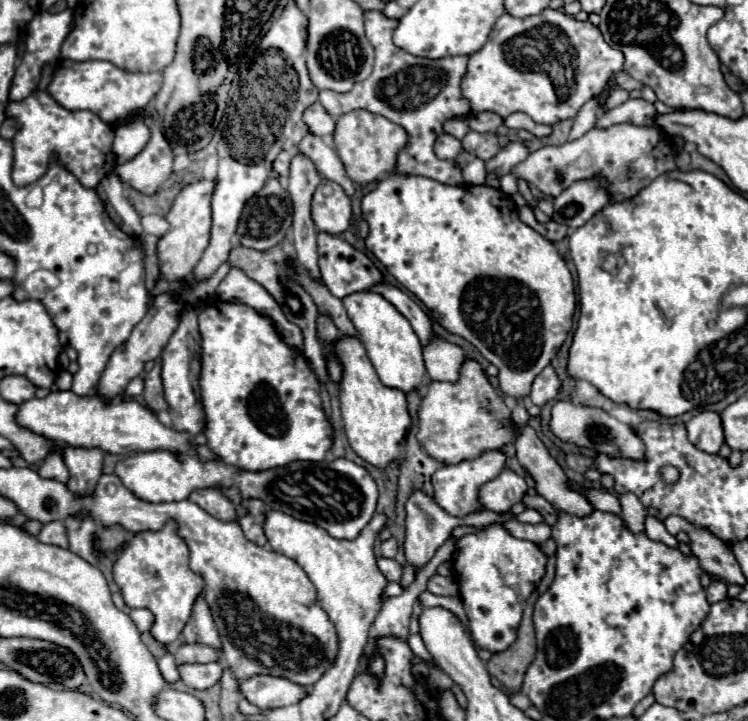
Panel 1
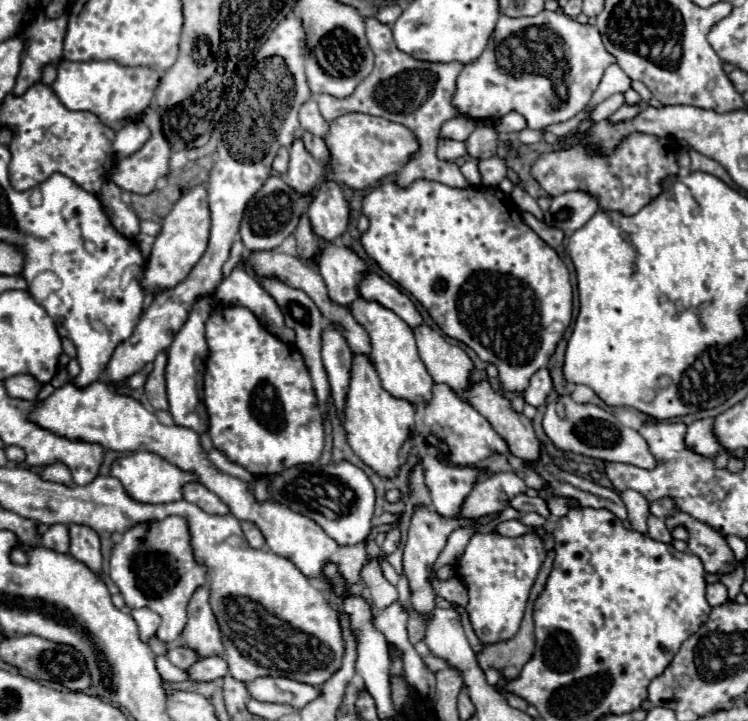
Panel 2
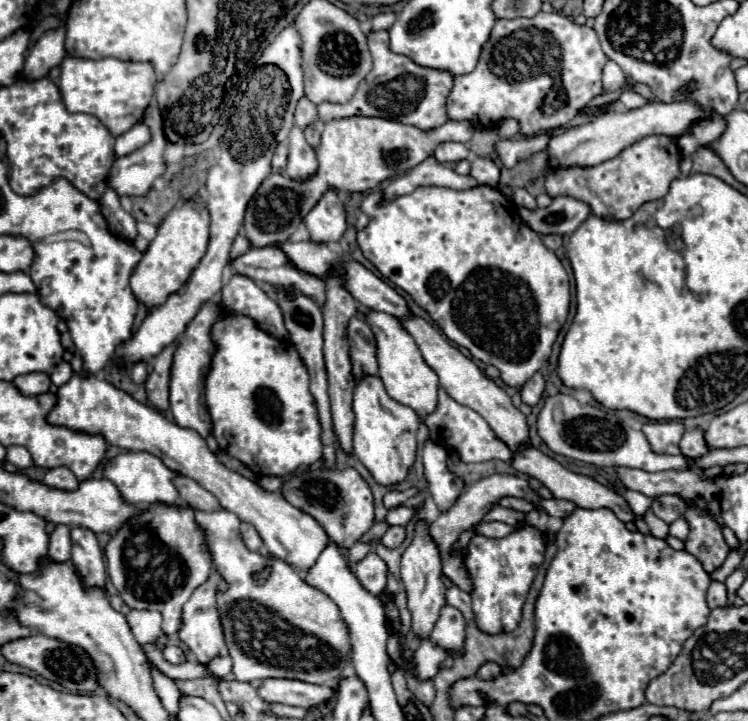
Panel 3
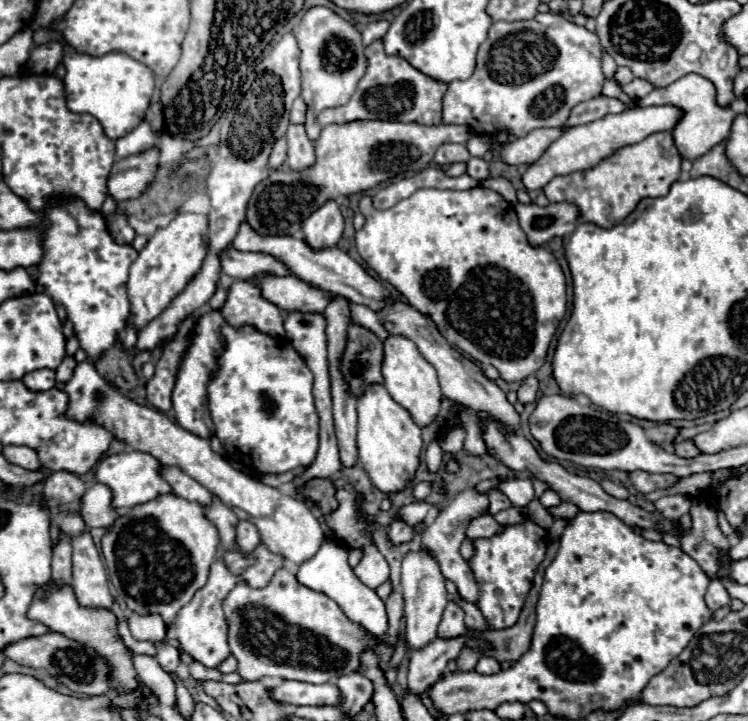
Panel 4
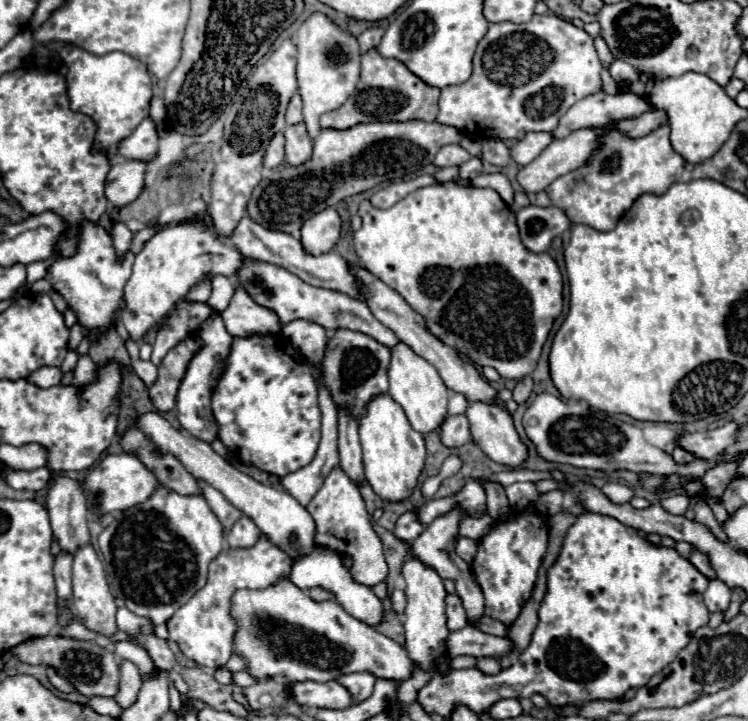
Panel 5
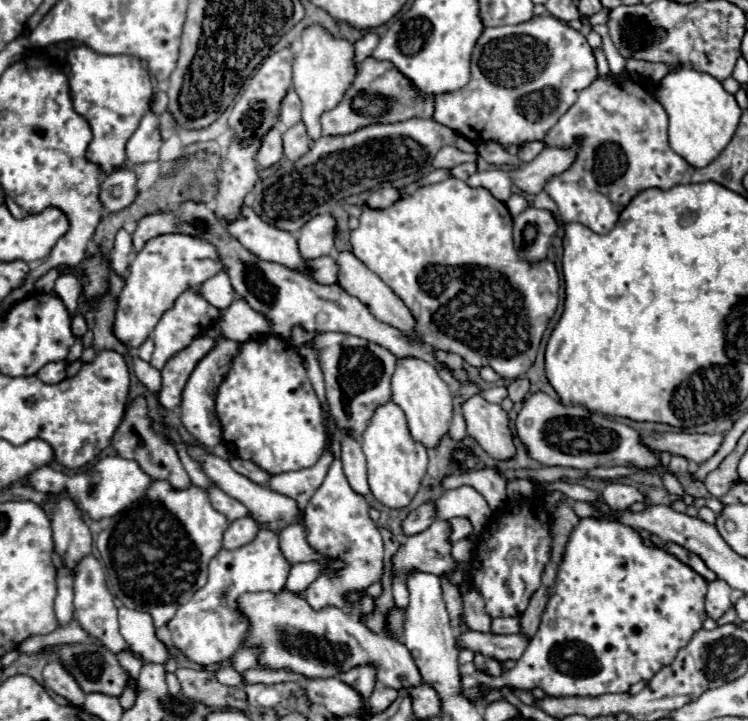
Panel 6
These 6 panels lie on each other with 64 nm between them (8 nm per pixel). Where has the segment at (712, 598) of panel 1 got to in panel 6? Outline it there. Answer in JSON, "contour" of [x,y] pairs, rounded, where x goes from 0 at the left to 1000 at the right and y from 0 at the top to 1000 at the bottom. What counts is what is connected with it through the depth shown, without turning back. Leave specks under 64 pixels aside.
{"contour":[[[955,804],[947,810],[947,821],[944,821],[944,849],[949,857],[960,860],[976,840],[976,821],[979,816],[973,810],[968,810],[965,804]]]}

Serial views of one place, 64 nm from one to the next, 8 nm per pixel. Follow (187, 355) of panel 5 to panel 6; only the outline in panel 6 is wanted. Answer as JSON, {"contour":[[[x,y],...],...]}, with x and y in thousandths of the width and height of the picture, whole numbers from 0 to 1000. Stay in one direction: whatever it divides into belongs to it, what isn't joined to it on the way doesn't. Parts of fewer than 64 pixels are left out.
{"contour":[[[270,463],[222,502],[222,508],[217,510],[217,538],[209,544],[209,555],[217,566],[230,569],[241,560],[241,549],[251,521],[257,519],[257,510],[283,485],[283,480],[286,472]]]}

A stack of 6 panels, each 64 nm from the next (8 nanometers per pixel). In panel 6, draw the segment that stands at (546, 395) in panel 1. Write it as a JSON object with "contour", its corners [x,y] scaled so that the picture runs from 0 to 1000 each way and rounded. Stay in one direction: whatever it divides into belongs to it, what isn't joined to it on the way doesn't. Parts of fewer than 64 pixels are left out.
{"contour":[[[698,521],[698,524],[687,527],[687,530],[679,535],[682,555],[684,555],[684,558],[698,558],[698,555],[703,552],[706,541],[709,541],[709,530],[706,530],[706,524],[703,524],[703,521]]]}

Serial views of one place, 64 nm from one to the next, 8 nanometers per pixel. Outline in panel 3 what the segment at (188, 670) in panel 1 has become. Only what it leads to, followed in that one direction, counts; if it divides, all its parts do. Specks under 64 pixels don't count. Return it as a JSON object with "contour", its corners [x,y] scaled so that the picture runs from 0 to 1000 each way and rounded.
{"contour":[[[289,910],[289,913],[283,913],[283,915],[275,921],[275,926],[278,926],[281,938],[297,940],[297,938],[305,938],[305,932],[310,929],[310,915],[305,915],[305,910],[302,910],[302,913]]]}

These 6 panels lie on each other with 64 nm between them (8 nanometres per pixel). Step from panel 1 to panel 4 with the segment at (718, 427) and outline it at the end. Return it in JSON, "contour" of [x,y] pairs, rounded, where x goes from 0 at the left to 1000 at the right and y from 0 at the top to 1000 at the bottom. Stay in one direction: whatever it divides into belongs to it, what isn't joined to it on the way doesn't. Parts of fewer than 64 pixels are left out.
{"contour":[[[914,610],[909,616],[904,616],[904,630],[912,632],[912,635],[928,635],[936,630],[936,624],[930,621],[928,610]]]}

